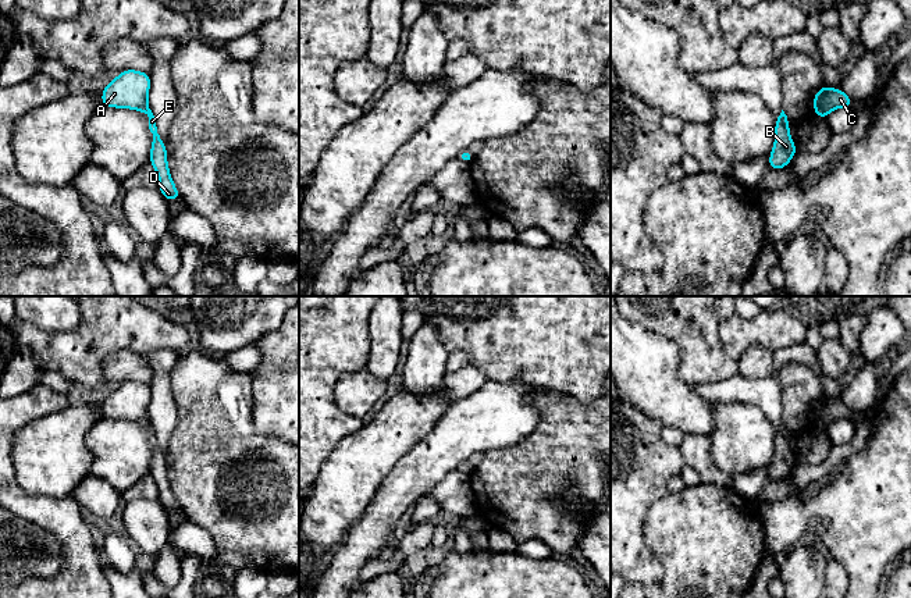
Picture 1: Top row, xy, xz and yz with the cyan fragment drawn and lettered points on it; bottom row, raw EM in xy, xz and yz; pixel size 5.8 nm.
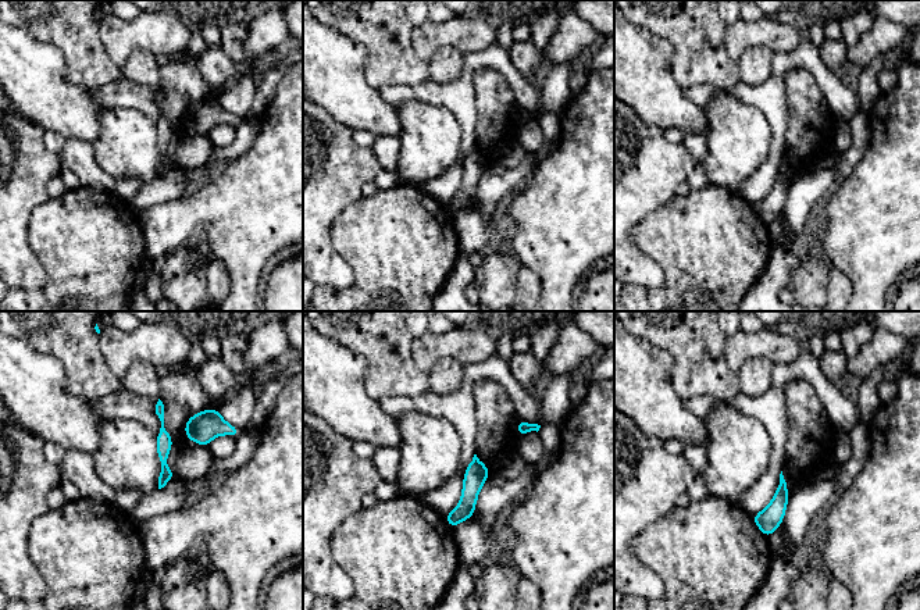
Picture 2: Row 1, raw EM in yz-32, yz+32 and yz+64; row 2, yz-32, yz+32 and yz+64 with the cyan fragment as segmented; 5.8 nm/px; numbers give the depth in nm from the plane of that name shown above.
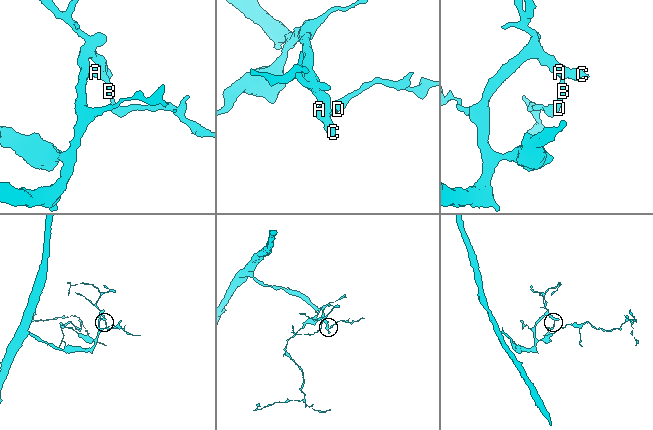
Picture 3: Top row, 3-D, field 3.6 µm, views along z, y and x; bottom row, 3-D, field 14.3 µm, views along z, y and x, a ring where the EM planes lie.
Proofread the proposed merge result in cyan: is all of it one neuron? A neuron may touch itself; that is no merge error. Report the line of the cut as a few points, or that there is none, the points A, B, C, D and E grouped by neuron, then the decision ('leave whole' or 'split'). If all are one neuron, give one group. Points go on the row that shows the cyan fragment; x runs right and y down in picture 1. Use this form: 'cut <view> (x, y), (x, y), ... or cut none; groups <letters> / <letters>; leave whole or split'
cut none; groups A B C D E; leave whole

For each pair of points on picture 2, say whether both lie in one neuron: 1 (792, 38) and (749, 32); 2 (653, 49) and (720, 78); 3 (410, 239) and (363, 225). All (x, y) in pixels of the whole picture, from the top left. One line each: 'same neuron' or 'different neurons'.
1: same neuron
2: different neurons
3: same neuron

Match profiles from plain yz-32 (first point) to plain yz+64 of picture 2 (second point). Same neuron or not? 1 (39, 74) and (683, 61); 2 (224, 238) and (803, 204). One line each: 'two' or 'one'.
1: two
2: two

